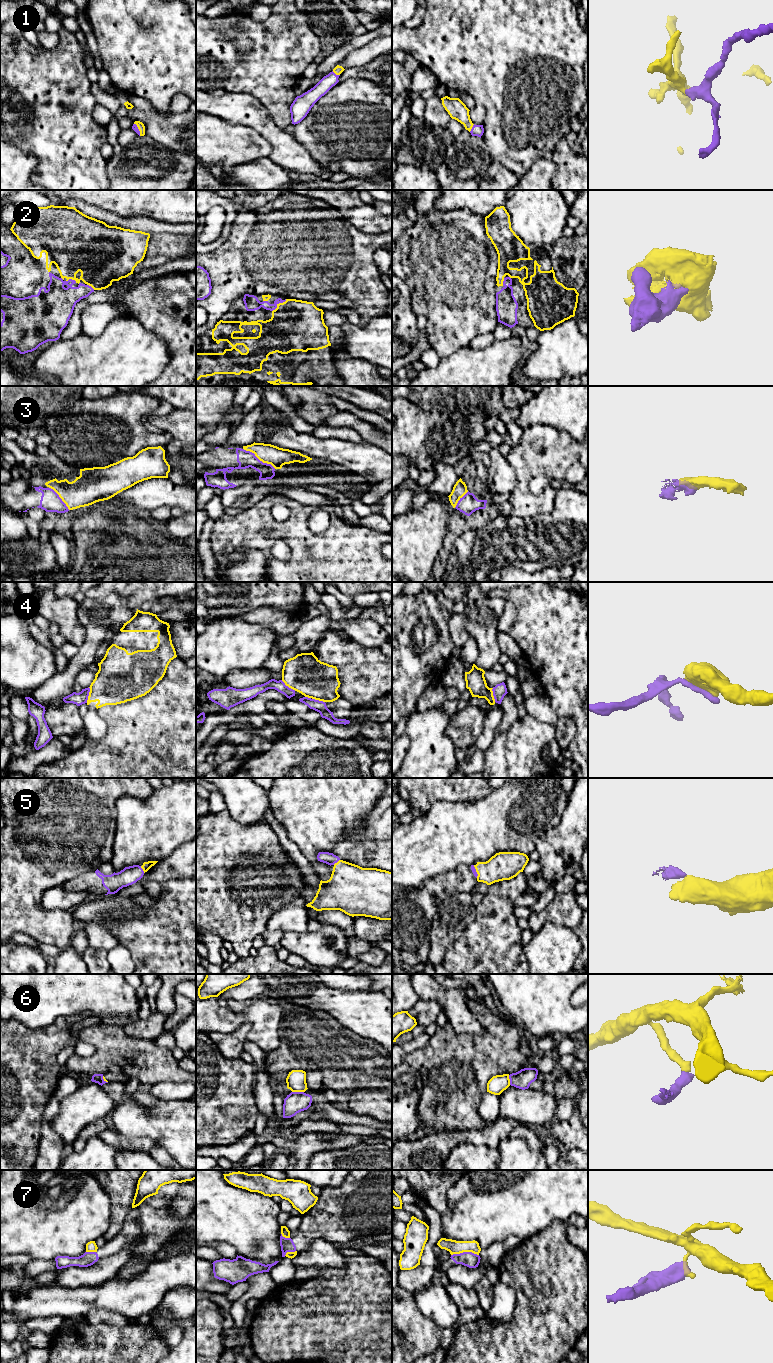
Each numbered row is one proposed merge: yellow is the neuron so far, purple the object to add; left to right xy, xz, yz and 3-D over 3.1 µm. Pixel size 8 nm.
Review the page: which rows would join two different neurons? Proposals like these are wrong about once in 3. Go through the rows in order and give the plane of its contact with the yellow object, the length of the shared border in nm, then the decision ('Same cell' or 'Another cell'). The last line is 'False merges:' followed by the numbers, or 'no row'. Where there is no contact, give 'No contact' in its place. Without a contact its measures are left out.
1: Touches yellow in yz. Shared border 80 nm. Same cell
2: Touches yellow in xz. Shared border 160 nm. Same cell
3: Touches yellow in xz. Shared border 300 nm. Same cell
4: Touches yellow in xy. Shared border 130 nm. Another cell
5: Touches yellow in xy. Shared border 70 nm. Same cell
6: Touches yellow in xz. Shared border 100 nm. Another cell
7: Touches yellow in yz. Shared border 220 nm. Another cell
False merges: 4, 6, 7

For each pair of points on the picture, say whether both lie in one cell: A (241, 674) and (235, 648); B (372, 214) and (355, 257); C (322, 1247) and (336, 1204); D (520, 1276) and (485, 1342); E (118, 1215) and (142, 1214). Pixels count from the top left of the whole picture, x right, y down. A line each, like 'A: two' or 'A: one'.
A: two
B: two
C: two
D: one
E: two

